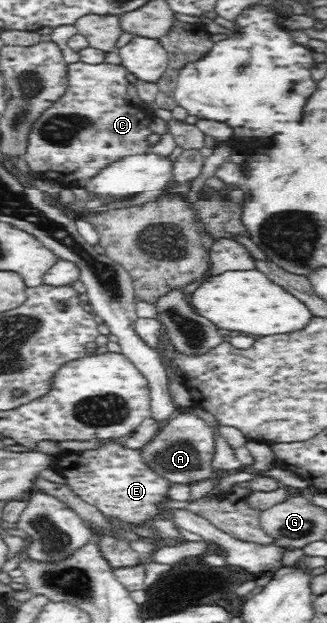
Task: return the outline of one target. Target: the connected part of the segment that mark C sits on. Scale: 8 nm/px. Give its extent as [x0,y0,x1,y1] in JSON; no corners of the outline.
[22,61,154,178]

